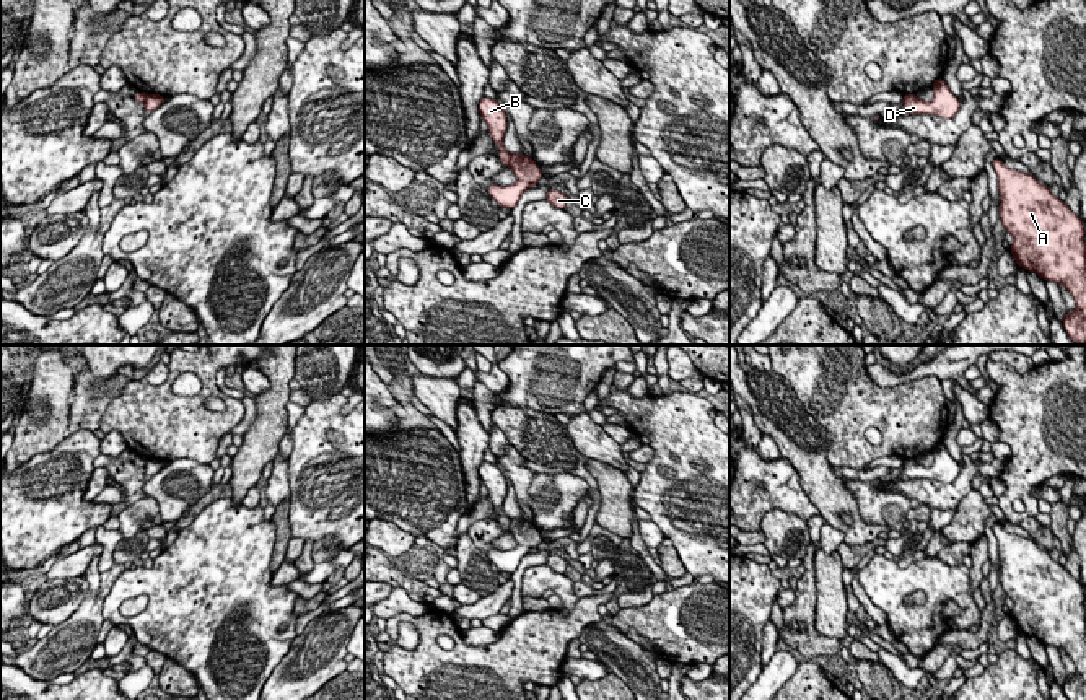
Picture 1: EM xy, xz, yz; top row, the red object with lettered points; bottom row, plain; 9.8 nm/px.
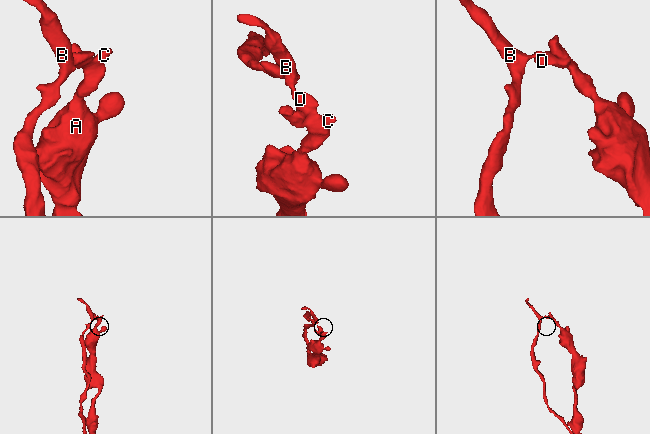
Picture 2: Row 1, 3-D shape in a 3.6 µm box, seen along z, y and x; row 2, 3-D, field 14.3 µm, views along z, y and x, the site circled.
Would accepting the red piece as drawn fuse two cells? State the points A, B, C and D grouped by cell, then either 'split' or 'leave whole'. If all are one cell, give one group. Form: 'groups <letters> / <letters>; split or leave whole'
groups A C D / B; split

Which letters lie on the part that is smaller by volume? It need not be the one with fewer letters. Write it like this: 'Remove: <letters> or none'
Remove: B

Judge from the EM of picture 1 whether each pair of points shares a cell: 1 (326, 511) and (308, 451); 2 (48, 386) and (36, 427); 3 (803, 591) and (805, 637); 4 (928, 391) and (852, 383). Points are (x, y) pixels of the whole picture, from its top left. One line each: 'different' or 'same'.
1: same
2: same
3: same
4: same

